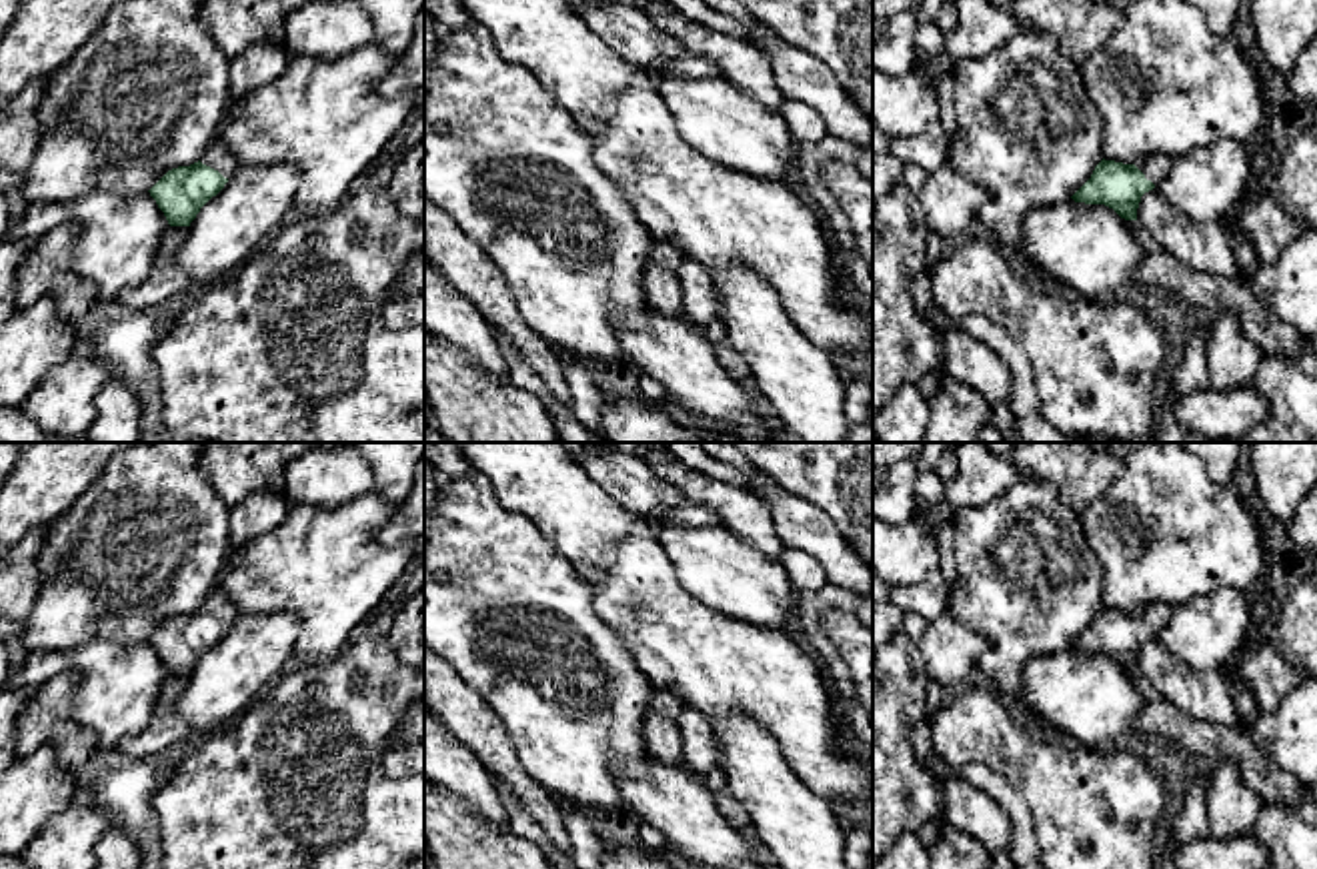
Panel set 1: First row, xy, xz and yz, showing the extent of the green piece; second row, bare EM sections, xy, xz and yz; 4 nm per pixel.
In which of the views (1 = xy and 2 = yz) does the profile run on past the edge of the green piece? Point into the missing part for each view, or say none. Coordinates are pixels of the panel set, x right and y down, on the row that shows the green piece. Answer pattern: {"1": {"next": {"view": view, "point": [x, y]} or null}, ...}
{"1": {"next": {"view": "xy", "point": [215, 157]}}, "2": {"next": {"view": "yz", "point": [1155, 167]}}}

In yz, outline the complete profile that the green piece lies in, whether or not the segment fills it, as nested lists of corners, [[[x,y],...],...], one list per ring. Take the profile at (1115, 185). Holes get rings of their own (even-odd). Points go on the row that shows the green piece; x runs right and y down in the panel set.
[[[1167,154],[1149,156],[1137,164],[1103,158],[1071,198],[1085,204],[1105,204],[1125,220],[1137,220],[1141,196],[1165,178],[1171,164],[1173,158]]]

